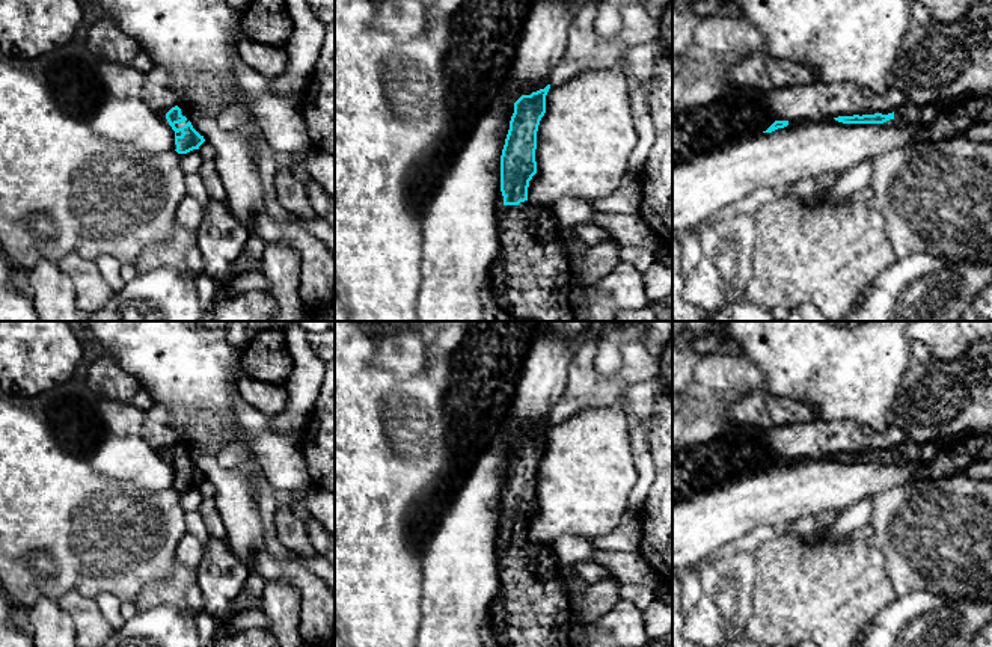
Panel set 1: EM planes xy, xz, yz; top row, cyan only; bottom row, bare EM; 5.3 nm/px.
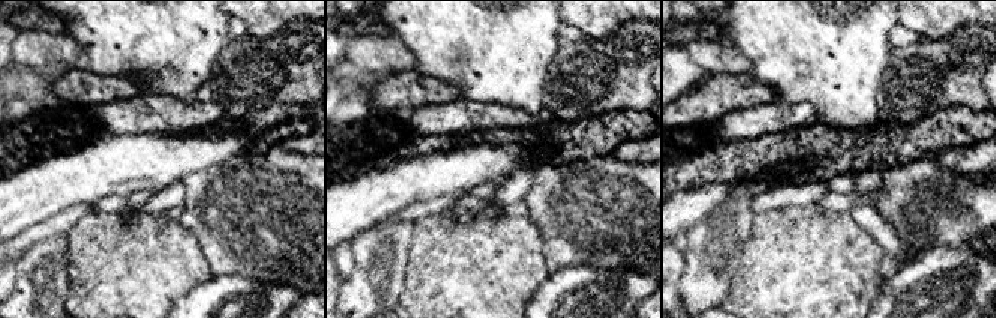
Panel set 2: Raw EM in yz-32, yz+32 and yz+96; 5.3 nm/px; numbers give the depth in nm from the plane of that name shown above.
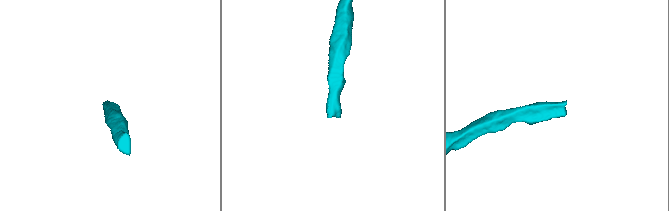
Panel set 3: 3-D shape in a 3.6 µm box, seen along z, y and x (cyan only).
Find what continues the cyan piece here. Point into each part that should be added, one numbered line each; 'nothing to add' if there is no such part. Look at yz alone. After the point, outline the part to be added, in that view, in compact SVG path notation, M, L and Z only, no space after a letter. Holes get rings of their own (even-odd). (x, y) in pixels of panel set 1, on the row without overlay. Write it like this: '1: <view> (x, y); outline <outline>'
1: yz (938, 460); outline M992 433L966 436L950 445L938 440L926 443L905 440L894 449L894 457L921 465L917 481L950 478L966 471L977 460L992 460Z

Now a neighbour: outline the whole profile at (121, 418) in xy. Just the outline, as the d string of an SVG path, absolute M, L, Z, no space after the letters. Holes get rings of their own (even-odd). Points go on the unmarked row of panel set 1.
M90 398L89 401L95 404L101 422L110 433L139 436L151 448L163 454L178 442L176 433L157 410L142 410L128 403L109 398Z

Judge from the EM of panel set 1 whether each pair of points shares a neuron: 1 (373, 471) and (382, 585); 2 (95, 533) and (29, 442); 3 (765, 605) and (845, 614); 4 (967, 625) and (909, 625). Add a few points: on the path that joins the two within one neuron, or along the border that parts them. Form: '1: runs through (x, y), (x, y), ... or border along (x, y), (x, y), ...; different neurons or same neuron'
1: runs through (373, 499), (373, 557); same neuron
2: runs through (73, 510), (29, 465); same neuron
3: runs through (784, 605), (825, 605); same neuron
4: runs through (953, 625), (923, 625); same neuron

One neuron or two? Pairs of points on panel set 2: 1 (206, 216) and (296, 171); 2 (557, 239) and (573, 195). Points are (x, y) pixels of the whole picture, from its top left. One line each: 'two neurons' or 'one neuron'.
1: one neuron
2: one neuron

